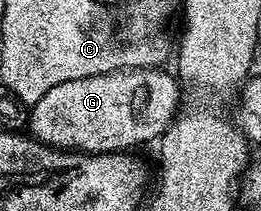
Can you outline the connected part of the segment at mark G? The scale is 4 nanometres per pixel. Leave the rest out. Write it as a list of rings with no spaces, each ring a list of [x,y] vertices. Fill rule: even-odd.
[[[156,67],[154,69],[118,69],[105,75],[93,75],[85,79],[73,79],[69,83],[57,83],[57,87],[49,87],[49,91],[45,91],[45,95],[41,95],[41,99],[37,99],[37,103],[30,106],[30,136],[34,137],[36,141],[40,141],[42,145],[52,145],[55,149],[62,149],[64,151],[75,150],[80,153],[116,153],[118,151],[131,151],[136,148],[134,145],[143,145],[146,141],[151,141],[151,143],[158,142],[163,132],[170,127],[171,122],[175,120],[181,109],[181,102],[179,103],[180,82],[177,80],[174,72],[166,73],[167,71],[168,70],[163,67]]]

